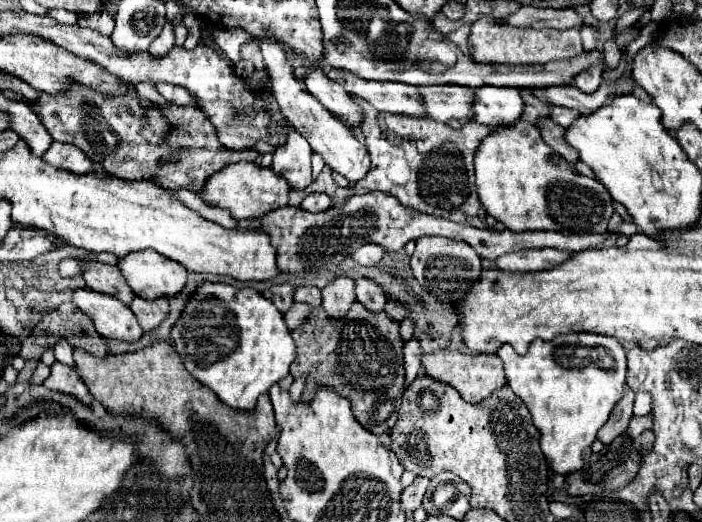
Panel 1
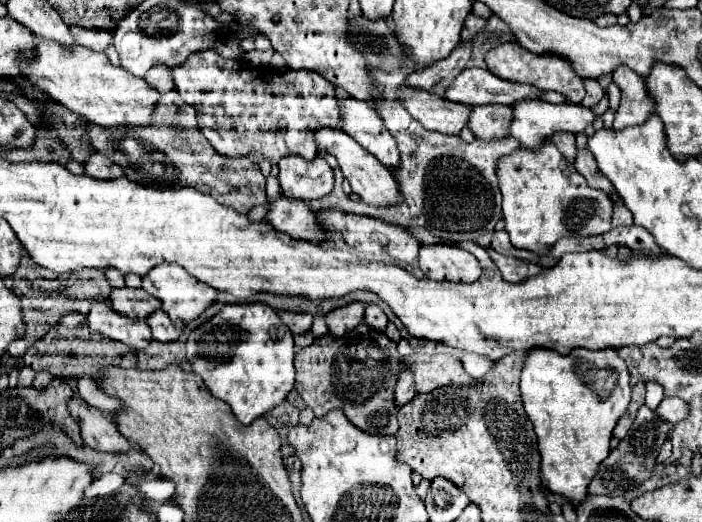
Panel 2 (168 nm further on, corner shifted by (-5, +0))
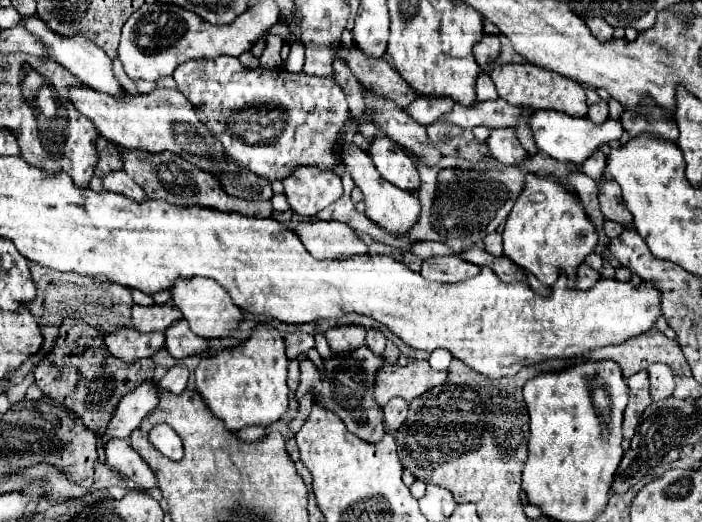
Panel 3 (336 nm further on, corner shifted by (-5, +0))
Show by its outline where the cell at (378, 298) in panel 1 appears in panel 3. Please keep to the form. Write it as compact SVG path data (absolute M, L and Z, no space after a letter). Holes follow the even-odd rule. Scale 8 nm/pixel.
M369 329L367 331L367 347L371 347L373 353L383 355L385 343L387 343L387 339L385 339L385 335L383 335L381 329Z

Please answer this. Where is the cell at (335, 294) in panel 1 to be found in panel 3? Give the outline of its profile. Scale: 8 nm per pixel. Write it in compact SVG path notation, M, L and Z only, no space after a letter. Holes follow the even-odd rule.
M341 325L325 331L329 347L333 353L343 353L357 349L365 343L365 327L361 325Z

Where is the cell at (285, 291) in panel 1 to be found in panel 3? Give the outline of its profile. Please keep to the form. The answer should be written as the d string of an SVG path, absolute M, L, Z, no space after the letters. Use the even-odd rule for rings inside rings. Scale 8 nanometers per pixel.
M291 331L285 335L285 345L287 345L287 357L297 359L301 353L309 351L315 345L315 341L313 341L313 335L309 335L309 333Z

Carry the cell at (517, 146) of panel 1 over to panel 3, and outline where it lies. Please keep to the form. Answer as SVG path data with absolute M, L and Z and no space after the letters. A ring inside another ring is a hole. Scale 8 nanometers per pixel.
M535 173L525 175L525 187L515 199L503 229L503 249L511 261L533 273L543 285L553 285L557 281L557 269L567 273L571 285L575 285L577 267L597 243L599 231L575 191L561 185L555 177L541 177Z

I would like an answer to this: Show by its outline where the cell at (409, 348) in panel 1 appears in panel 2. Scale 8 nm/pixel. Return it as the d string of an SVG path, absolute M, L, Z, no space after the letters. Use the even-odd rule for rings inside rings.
M403 371L399 375L399 381L395 385L395 403L397 407L407 405L407 401L411 401L415 397L415 387L413 387L413 377L409 371Z

